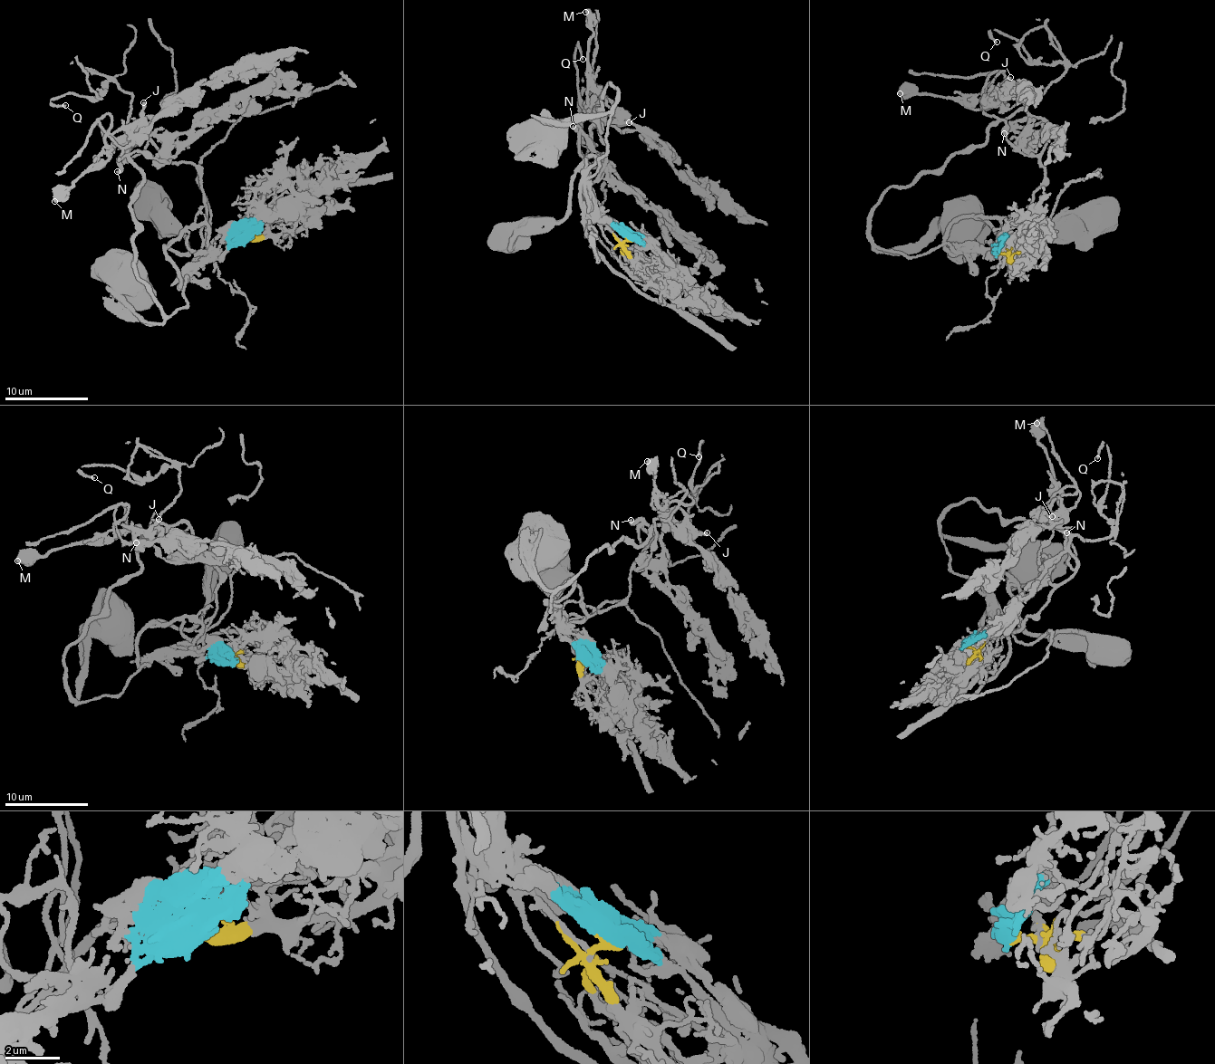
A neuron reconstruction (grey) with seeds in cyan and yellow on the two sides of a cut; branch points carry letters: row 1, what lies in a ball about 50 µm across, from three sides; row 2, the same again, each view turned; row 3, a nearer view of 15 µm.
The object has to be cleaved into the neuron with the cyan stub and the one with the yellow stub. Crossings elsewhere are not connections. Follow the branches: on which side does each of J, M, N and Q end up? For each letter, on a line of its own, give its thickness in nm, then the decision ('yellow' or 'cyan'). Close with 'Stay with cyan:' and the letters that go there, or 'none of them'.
J: calibre 240 nm; cyan
M: calibre 480 nm; cyan
N: calibre 280 nm; cyan
Q: calibre 140 nm; cyan
Stay with cyan: J, M, N, Q

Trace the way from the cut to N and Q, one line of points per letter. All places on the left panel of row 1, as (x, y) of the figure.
N: (248, 239), (214, 255), (208, 253), (198, 170), (188, 163), (168, 158), (154, 143), (146, 141), (117, 172)
Q: (248, 239), (208, 253), (198, 170), (129, 130), (130, 93), (118, 83), (93, 99), (51, 100), (65, 104)

